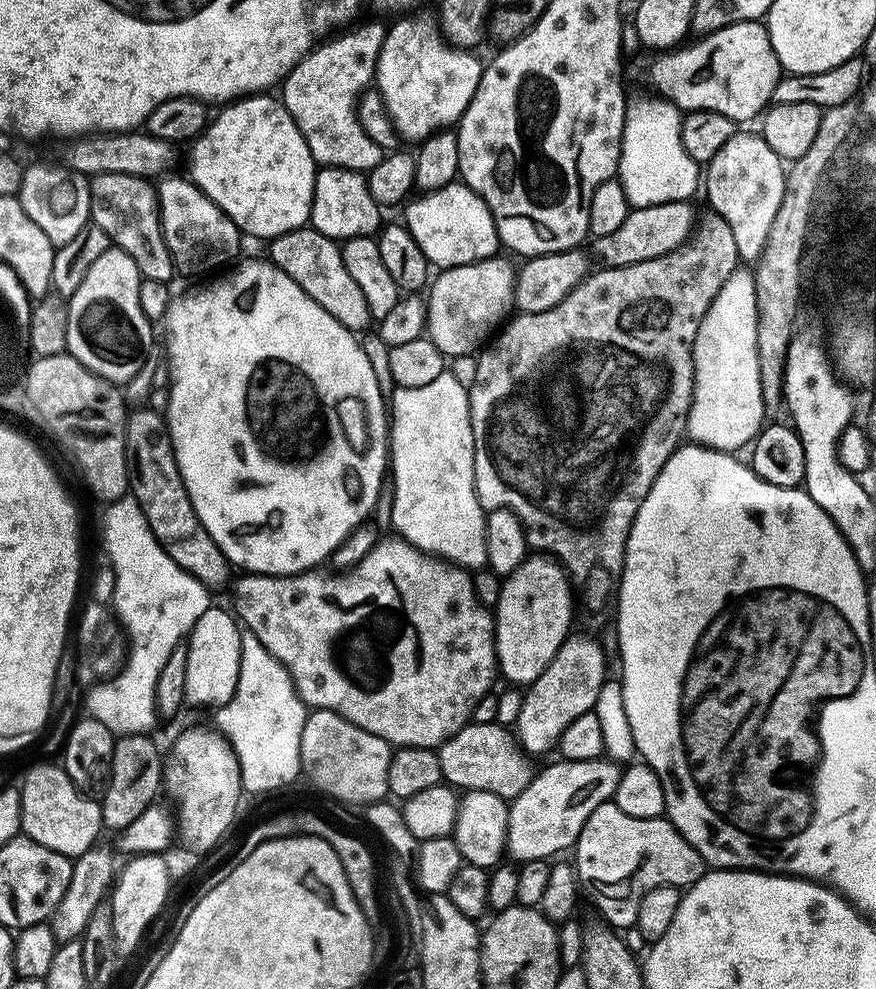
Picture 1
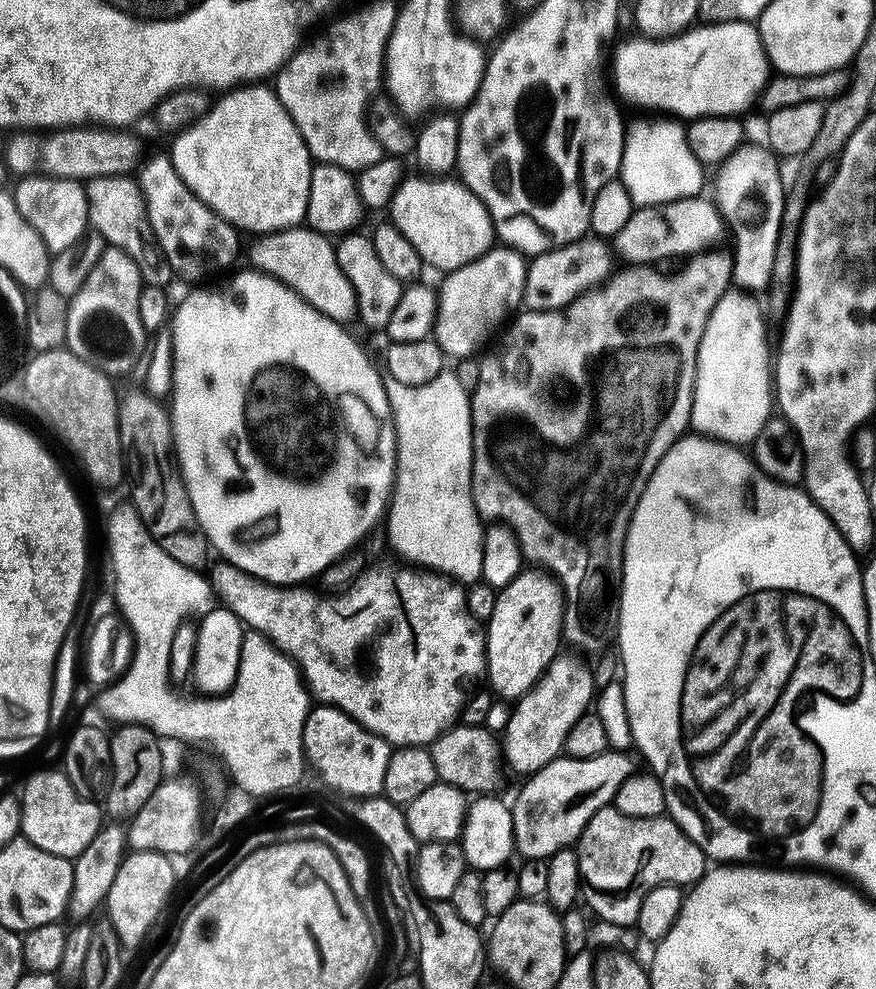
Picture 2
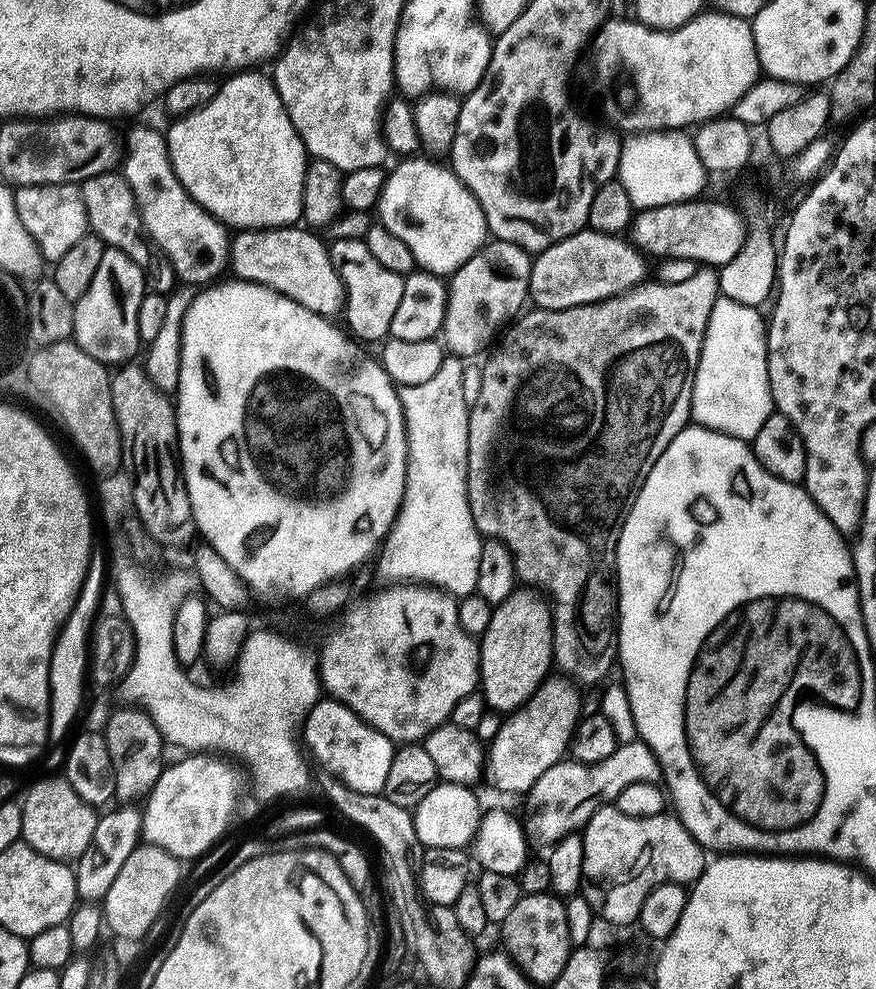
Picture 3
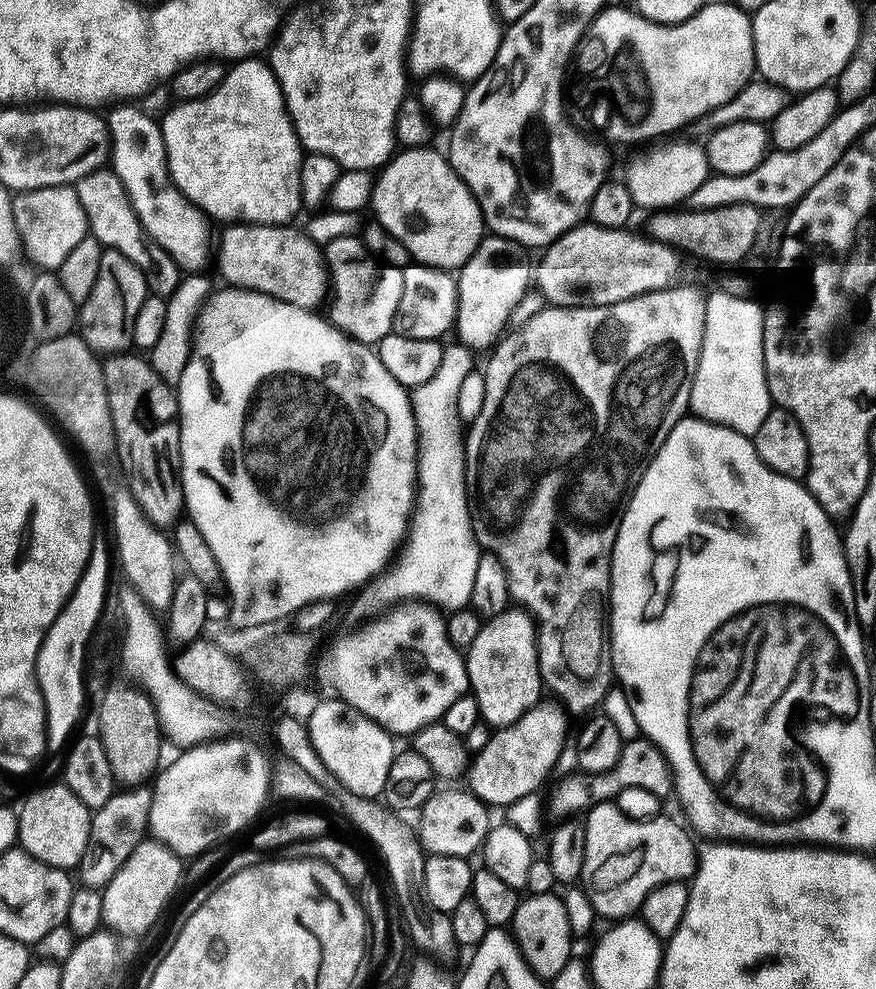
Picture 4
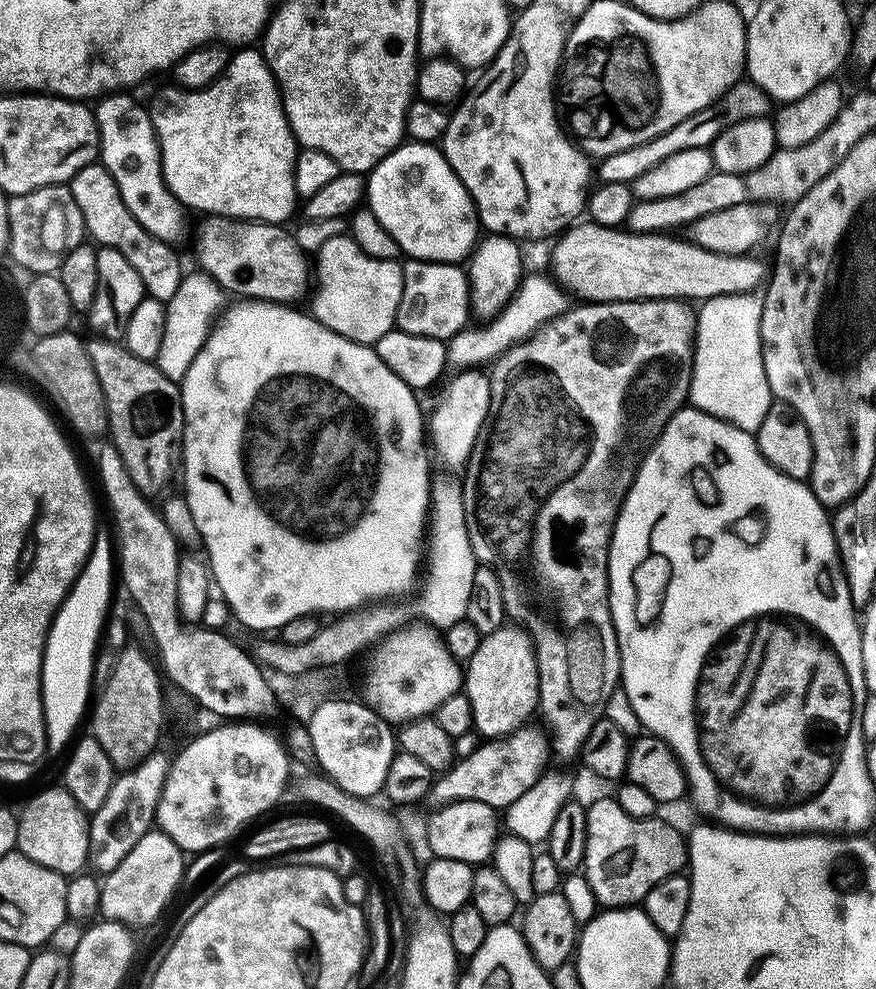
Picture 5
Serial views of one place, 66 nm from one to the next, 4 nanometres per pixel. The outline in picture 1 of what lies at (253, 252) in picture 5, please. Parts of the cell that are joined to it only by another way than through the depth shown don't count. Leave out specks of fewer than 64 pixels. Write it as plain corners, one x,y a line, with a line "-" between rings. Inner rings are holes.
305,226
275,237
269,244
272,245
267,255
271,263
298,282
298,286
302,286
302,290
306,290
306,294
310,294
310,298
314,298
314,302
318,302
318,306
330,313
343,328
353,334
360,334
367,324
373,323
358,282
350,278
350,270
346,270
346,262
342,262
341,245
337,241
311,226

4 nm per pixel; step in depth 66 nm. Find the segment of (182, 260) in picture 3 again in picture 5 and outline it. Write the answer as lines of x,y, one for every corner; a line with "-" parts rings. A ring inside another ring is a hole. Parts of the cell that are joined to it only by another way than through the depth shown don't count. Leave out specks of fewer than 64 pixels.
123,91
105,94
95,101
96,129
100,135
99,163
111,174
122,194
122,202
159,240
176,242
183,228
185,209
164,181
164,167
160,165
160,141
152,125
149,109
144,108

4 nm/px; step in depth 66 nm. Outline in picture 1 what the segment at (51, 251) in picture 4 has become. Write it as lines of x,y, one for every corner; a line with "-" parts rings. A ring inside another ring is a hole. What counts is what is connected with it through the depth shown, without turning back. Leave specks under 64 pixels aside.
32,164
24,168
24,177
20,183
18,199
22,210
42,229
42,234
50,238
53,246
70,242
78,230
88,227
92,214
89,177
73,172
67,166
55,168
52,164

